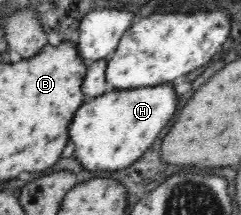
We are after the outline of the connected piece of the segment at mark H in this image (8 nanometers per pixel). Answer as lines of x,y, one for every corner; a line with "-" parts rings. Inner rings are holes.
173,84
143,86
129,90
109,89
77,110
69,136
75,142
75,156
85,170
121,170
139,160
157,140
177,112

